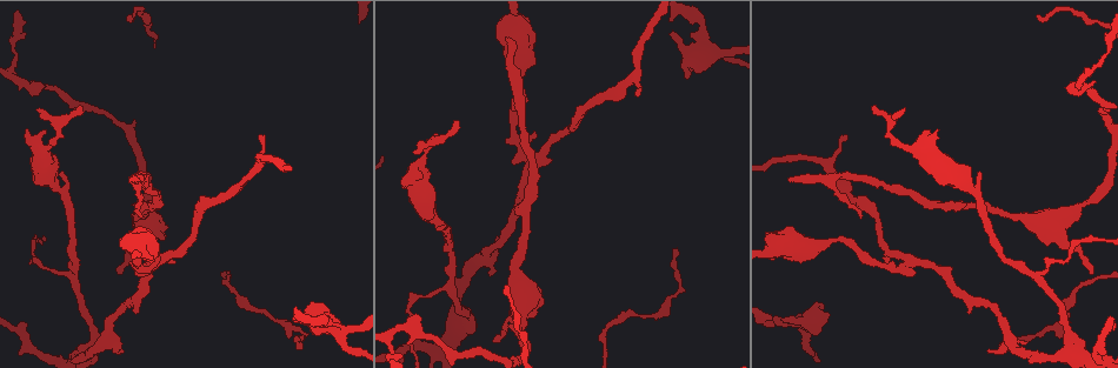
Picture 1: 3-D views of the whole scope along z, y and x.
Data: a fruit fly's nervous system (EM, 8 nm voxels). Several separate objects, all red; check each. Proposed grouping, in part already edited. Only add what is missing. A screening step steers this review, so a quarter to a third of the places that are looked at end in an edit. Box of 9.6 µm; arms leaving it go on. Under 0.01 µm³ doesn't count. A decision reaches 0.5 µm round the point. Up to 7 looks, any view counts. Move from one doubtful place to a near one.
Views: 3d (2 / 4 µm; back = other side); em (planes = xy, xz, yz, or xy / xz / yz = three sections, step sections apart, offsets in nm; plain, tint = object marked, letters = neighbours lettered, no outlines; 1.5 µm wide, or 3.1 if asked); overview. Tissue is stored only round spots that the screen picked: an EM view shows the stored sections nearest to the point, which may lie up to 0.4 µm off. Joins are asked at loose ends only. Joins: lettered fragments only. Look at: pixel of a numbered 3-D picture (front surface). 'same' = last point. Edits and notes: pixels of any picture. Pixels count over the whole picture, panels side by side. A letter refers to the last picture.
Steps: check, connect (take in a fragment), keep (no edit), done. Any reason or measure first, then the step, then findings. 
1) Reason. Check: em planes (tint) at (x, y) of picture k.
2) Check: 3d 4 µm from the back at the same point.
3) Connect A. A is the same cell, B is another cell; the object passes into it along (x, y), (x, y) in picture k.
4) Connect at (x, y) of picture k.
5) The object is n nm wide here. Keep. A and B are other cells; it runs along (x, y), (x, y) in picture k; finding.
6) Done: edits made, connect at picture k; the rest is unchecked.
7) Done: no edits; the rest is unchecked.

Free end. Check: em planes (letters) at (297, 346) of picture 1.

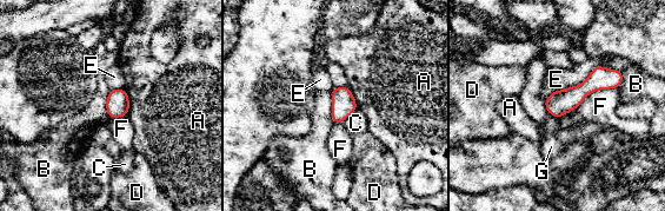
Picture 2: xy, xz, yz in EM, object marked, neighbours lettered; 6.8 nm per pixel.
The longest contact is with E, 420 nm. Keep. A, B, C, D, E, F and G are other cells; a border runs along (331, 91), (332, 120), (334, 123) in picture 2; none of them fits.

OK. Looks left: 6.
Free end. Check: em planes (plain) at (435, 229) of picture 1.

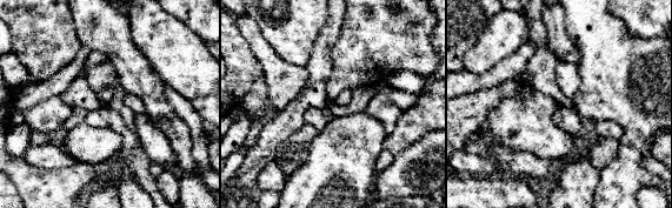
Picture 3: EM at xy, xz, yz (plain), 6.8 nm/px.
See the neighbours. Check: em planes (letters) at the same point.

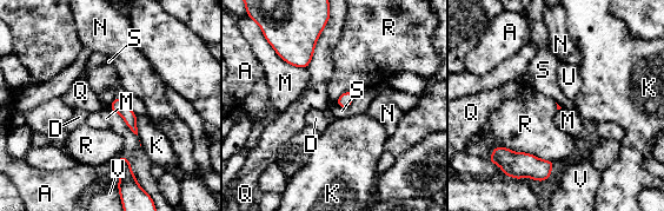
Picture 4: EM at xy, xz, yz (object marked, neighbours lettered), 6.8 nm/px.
The longest contact is with R, 440 nm. Connect U. U is the same cell, A, D, K, M, N, Q, R, S and V are other cells; the object passes into it along (118, 105), (119, 98), (104, 77) in picture 4; the cell continues.

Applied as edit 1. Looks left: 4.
Check: overview.

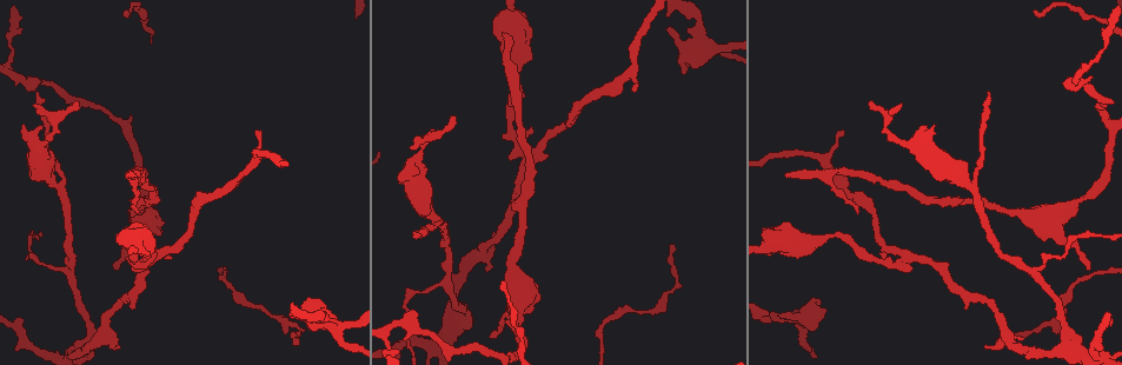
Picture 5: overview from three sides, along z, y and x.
Free end. Check: em yz step 4 (tint) at (127, 175) of picture 5.

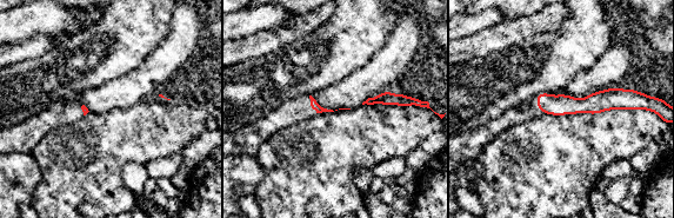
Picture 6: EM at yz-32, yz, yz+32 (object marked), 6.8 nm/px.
Check: em planes (letters) at the same point.

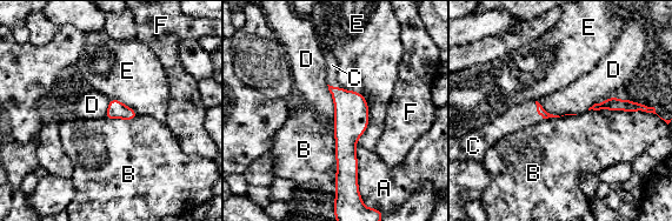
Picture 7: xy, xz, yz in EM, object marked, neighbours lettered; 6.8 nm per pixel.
Connect C. C is the same cell, A, B, D, E and F are other cells; the object passes into it along (351, 112), (339, 87), (332, 65) in picture 7; it goes on there.

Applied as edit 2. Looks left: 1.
Done: edits made, connect at picture 4, connect at picture 7; the rest is unchecked.

